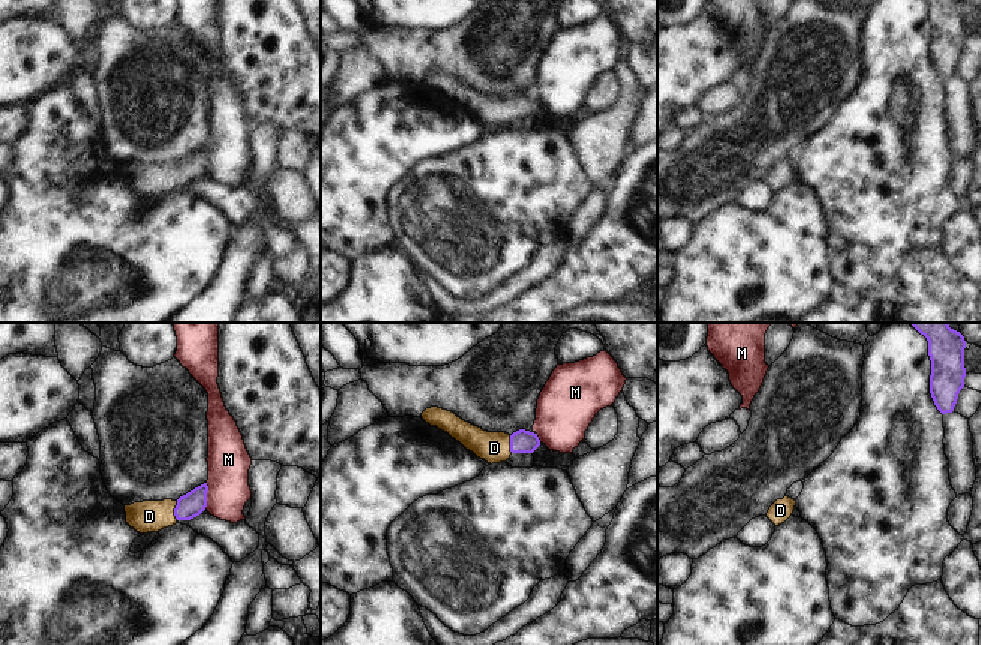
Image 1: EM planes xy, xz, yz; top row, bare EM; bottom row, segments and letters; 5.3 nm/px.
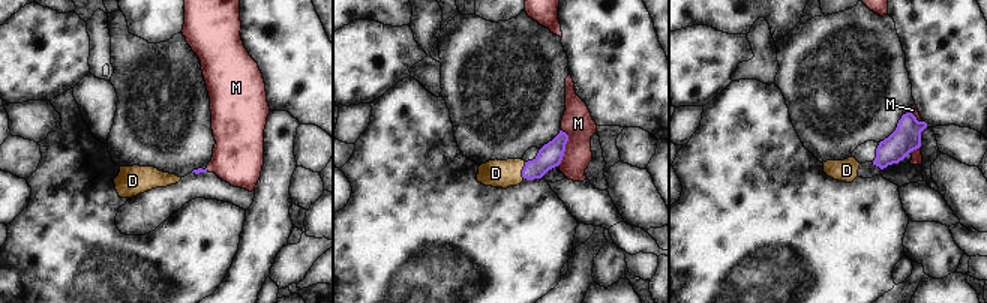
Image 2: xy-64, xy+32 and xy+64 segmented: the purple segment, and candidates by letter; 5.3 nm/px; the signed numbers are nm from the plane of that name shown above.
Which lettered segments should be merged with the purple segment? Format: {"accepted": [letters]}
{"accepted": ["D"]}

